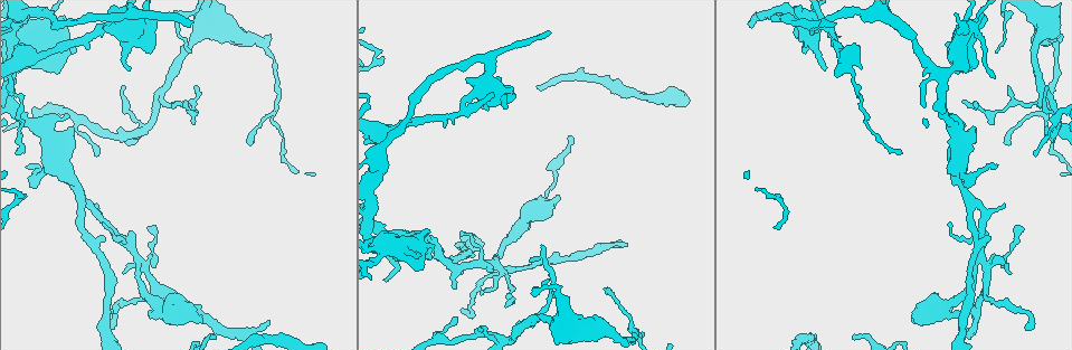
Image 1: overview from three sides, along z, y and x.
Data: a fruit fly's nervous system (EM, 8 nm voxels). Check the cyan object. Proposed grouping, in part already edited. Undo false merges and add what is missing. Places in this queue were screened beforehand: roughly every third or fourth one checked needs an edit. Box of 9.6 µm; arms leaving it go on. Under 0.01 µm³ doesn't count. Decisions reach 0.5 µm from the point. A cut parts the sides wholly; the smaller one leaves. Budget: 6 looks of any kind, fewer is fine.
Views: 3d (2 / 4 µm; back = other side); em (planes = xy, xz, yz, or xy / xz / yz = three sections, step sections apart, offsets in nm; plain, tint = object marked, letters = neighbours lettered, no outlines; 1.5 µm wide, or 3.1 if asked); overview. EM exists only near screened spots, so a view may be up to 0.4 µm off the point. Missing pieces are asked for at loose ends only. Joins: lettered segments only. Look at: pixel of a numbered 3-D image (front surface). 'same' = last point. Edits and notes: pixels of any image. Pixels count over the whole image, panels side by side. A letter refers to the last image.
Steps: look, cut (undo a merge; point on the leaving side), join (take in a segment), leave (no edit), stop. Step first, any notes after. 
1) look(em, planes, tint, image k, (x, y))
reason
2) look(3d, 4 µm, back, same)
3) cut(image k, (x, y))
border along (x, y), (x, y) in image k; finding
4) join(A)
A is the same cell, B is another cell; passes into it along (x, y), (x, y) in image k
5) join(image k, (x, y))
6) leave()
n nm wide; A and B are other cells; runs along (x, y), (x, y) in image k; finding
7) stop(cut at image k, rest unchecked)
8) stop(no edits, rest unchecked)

look(3d, 4 µm, image 1, (750, 21))
tapers out

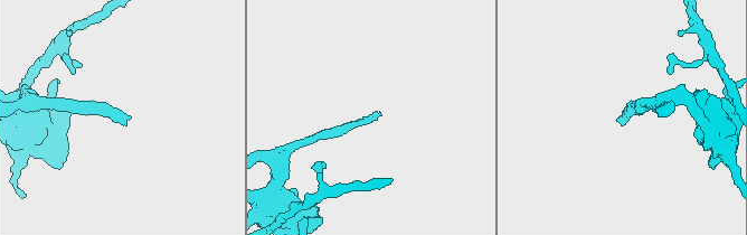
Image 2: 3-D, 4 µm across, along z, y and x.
look(em, planes, letters, image 2, (619, 119))

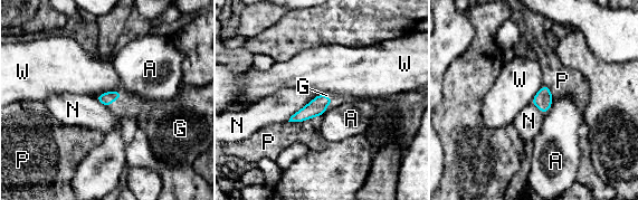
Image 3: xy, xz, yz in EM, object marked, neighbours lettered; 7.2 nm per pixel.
join(G)
N touches over 300 nm; G is the same cell, A, N, P and W are other cells; the cell continues

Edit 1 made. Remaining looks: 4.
look(overview)

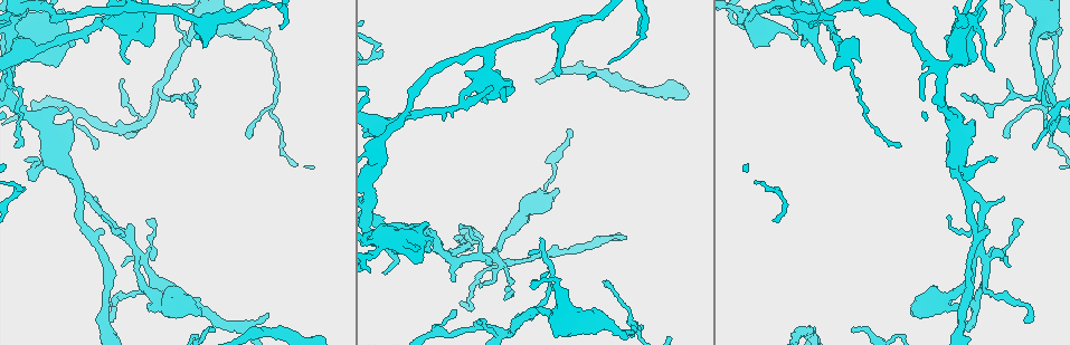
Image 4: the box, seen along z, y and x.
look(em, planes, letters, image 4, (775, 10))
sharp bend

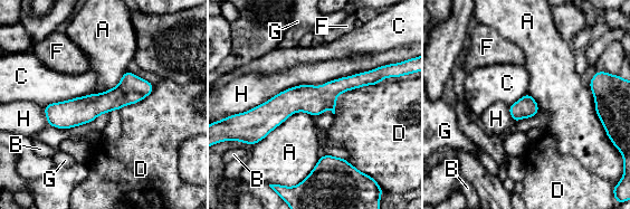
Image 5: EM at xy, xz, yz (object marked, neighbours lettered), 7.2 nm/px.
leave()
A, B, C, D, F, G and H are other cells; continuous, no second cell

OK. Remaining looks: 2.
stop(join at image 3, rest unchecked)

